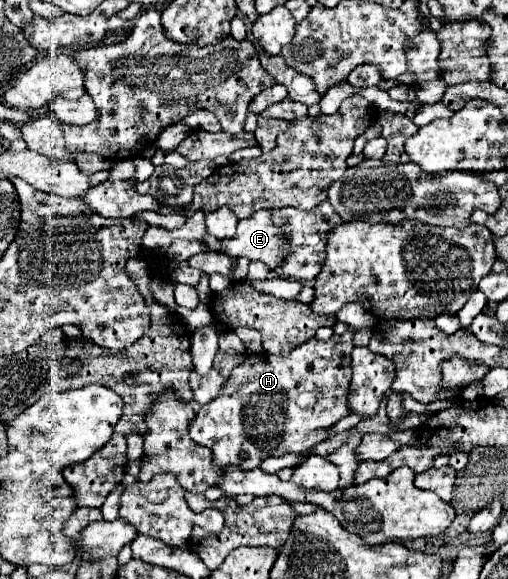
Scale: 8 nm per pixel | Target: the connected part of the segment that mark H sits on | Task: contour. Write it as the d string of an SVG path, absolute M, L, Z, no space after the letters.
M346 330L342 336L334 334L328 342L312 338L296 346L296 350L292 350L292 354L288 356L272 356L268 352L248 356L244 364L233 369L222 392L210 404L200 408L190 426L192 440L208 446L214 452L216 468L238 464L244 470L258 468L262 460L268 456L284 456L288 452L302 454L310 450L314 444L326 440L328 430L338 420L350 414L348 408L348 392L352 378L350 352L354 348L354 342L350 340L352 340L350 330Z

